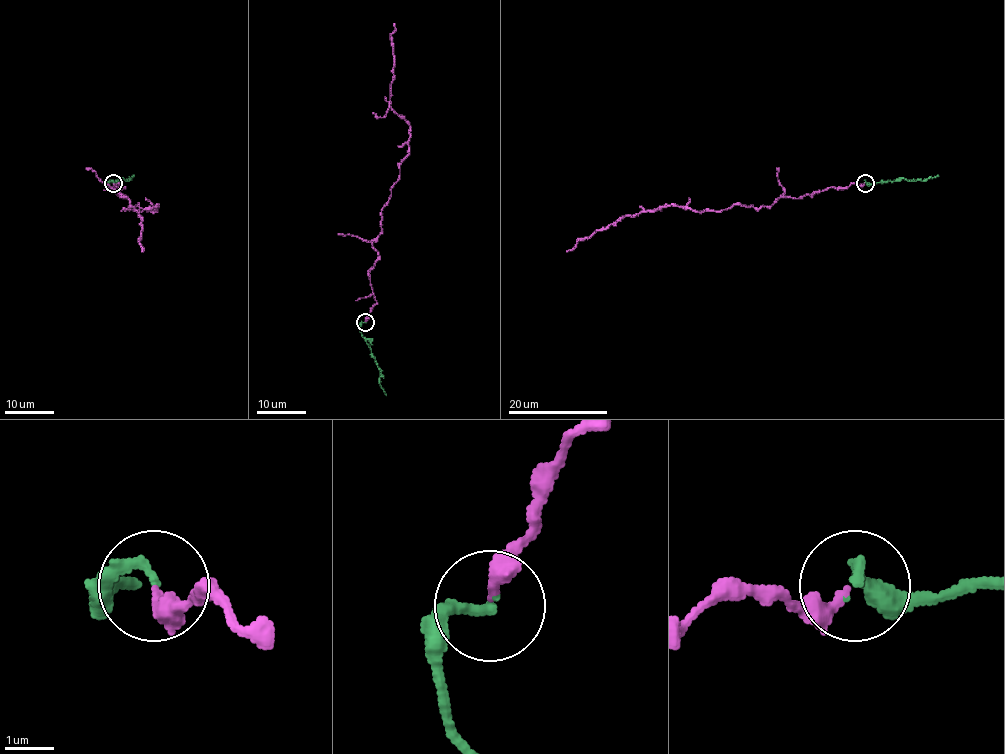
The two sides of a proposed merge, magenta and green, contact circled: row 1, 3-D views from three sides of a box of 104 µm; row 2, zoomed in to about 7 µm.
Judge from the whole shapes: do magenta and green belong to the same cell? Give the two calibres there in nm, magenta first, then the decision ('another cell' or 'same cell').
280/200 nm | same cell

